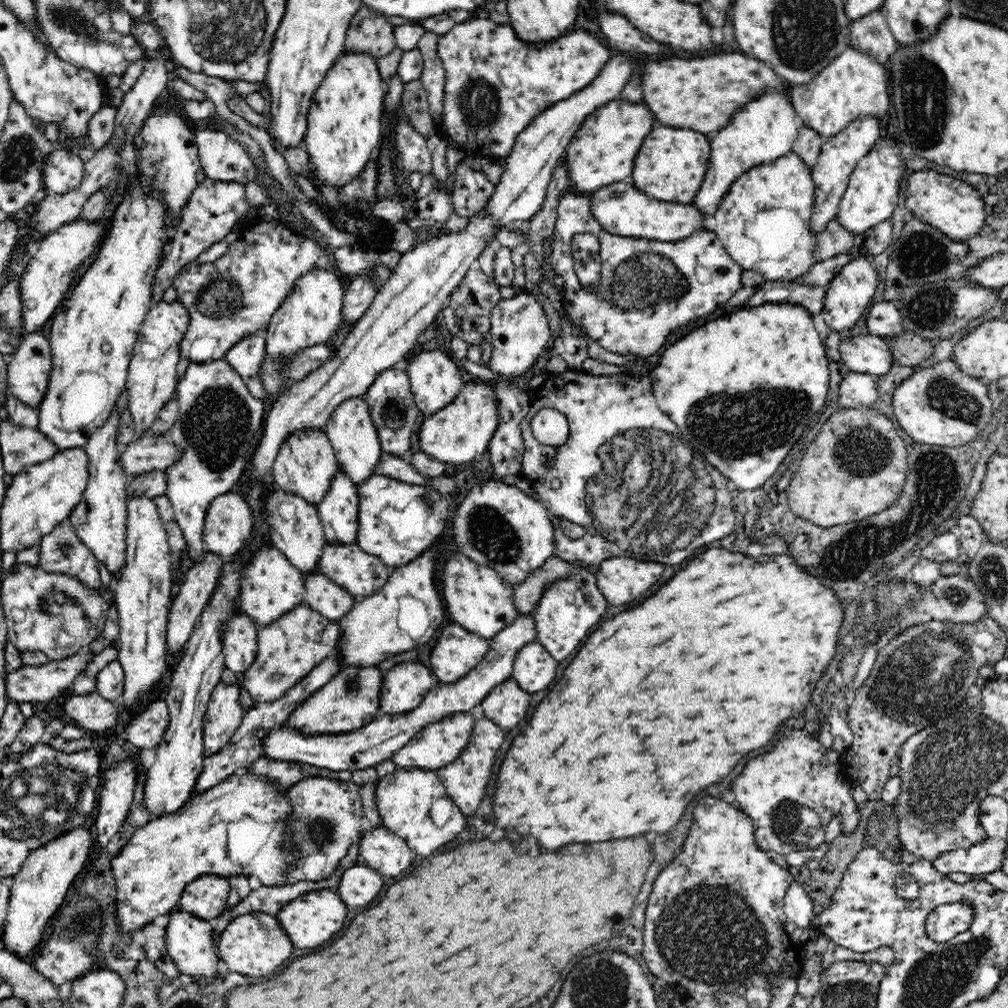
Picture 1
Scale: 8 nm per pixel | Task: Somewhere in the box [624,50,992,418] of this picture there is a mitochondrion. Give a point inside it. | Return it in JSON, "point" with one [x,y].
{"point":[922,86]}

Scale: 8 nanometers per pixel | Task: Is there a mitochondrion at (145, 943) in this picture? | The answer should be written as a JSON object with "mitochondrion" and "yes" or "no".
{"mitochondrion":"no"}

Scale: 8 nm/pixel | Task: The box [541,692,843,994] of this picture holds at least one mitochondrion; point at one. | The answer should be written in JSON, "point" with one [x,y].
{"point":[710,934]}

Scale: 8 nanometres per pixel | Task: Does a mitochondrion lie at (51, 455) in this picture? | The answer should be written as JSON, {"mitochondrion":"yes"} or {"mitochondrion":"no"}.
{"mitochondrion":"no"}

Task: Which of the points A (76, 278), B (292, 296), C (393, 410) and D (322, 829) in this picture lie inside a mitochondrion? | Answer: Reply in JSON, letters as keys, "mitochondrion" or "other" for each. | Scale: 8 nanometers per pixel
{"A":"other","B":"other","C":"mitochondrion","D":"mitochondrion"}

